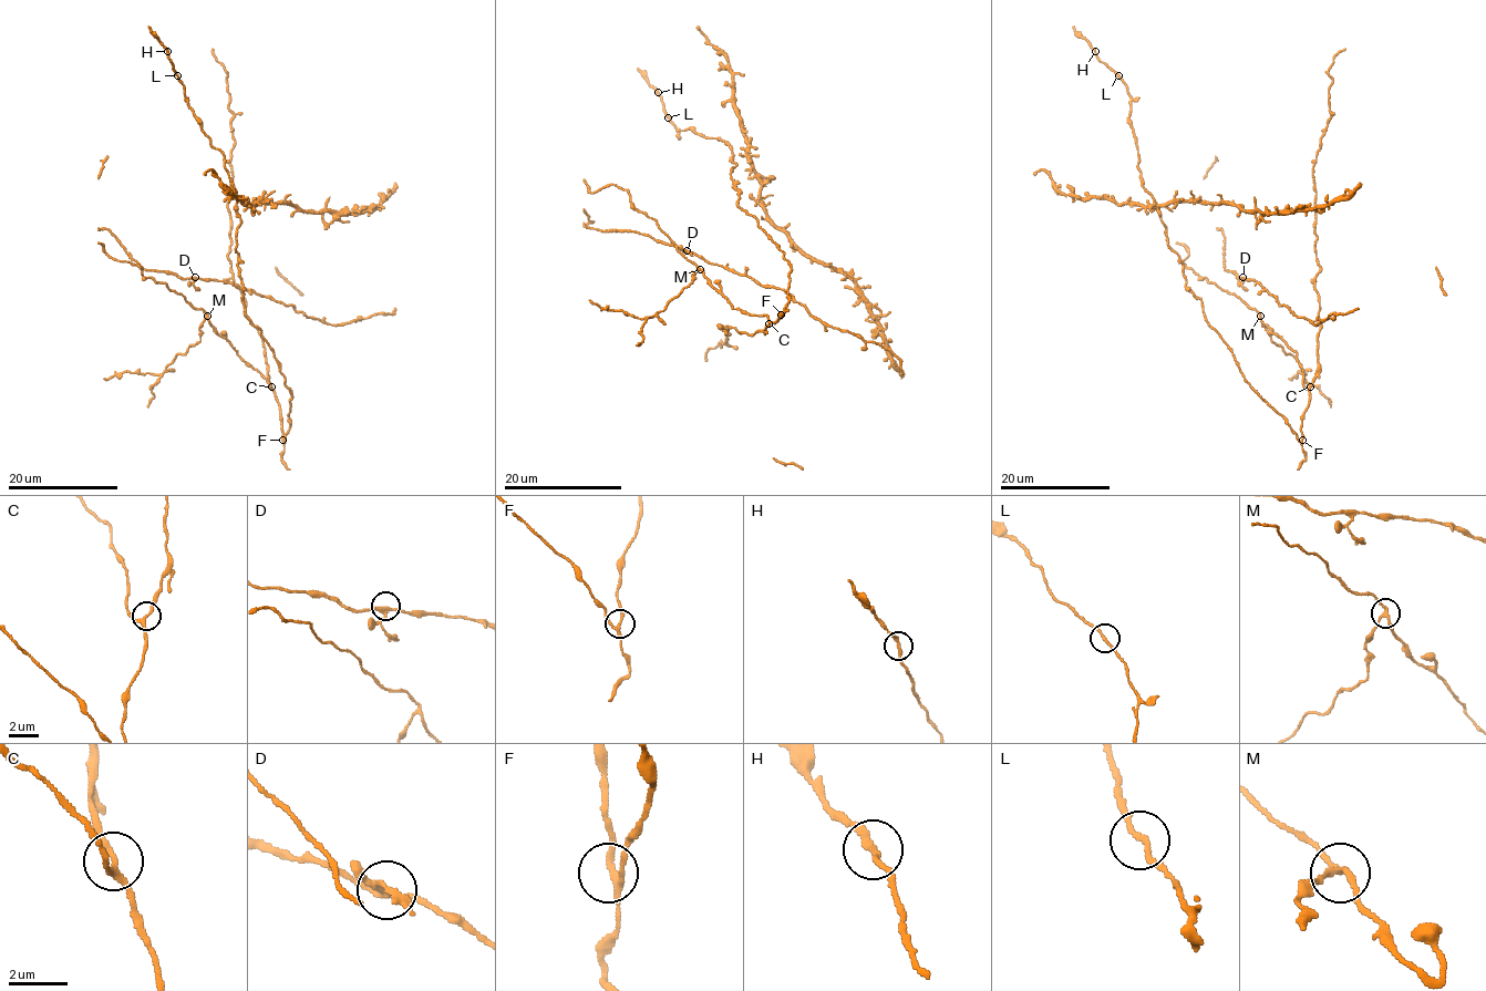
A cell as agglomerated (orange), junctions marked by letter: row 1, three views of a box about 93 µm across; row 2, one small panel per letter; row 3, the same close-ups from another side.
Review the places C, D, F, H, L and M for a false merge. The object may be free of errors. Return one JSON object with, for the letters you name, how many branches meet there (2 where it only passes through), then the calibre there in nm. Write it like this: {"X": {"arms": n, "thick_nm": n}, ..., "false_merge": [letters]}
{"M": {"arms": 3, "thick_nm": 170}, "false_merge": ["M"]}

